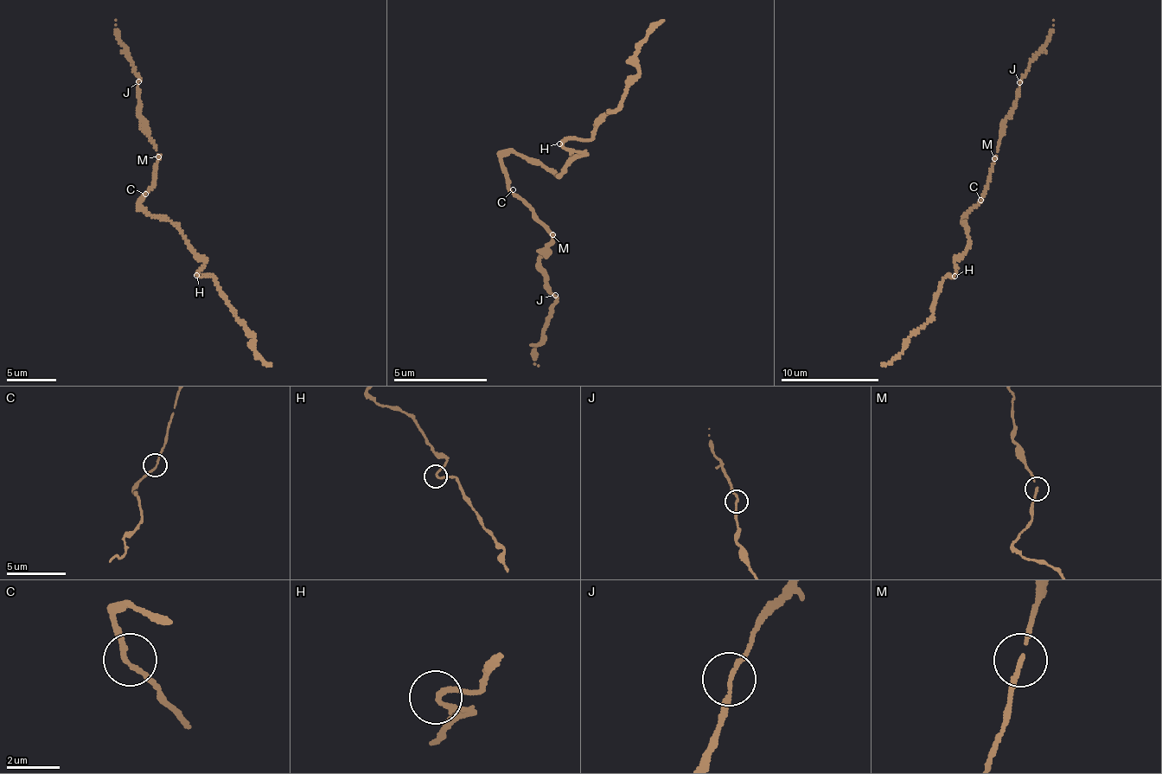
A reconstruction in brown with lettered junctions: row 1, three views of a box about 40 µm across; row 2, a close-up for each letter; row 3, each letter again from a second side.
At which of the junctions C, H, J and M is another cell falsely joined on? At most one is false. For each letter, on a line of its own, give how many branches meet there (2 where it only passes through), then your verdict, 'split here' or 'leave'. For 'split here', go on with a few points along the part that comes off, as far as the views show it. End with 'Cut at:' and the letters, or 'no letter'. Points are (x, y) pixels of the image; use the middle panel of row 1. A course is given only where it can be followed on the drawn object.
C: 2 | leave
H: 2 | leave
J: 2 | leave
M: 2 | leave
Cut at: no letter

